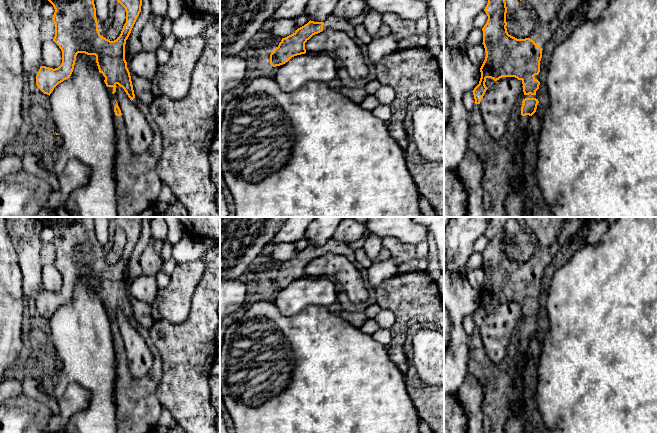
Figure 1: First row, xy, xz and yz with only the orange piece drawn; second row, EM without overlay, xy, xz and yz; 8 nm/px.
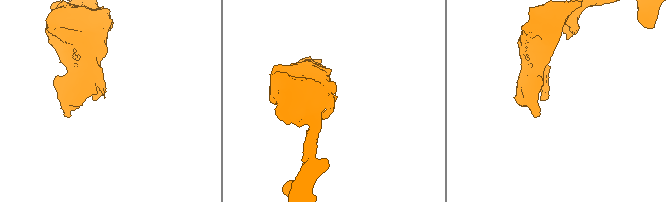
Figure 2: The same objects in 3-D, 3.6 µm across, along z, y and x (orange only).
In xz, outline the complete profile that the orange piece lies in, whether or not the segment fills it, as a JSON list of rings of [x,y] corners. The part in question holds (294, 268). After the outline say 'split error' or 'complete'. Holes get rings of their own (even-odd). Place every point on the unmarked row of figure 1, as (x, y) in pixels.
[[[334,238],[329,239],[324,246],[309,245],[298,252],[293,258],[282,262],[279,269],[270,278],[270,288],[273,291],[288,286],[292,281],[305,278],[305,267],[315,258],[333,253],[347,257],[352,263],[356,263],[356,256],[347,243]]]; split error

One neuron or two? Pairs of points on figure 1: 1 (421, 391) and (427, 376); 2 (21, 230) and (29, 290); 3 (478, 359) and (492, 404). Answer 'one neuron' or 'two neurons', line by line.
1: two neurons
2: one neuron
3: one neuron

